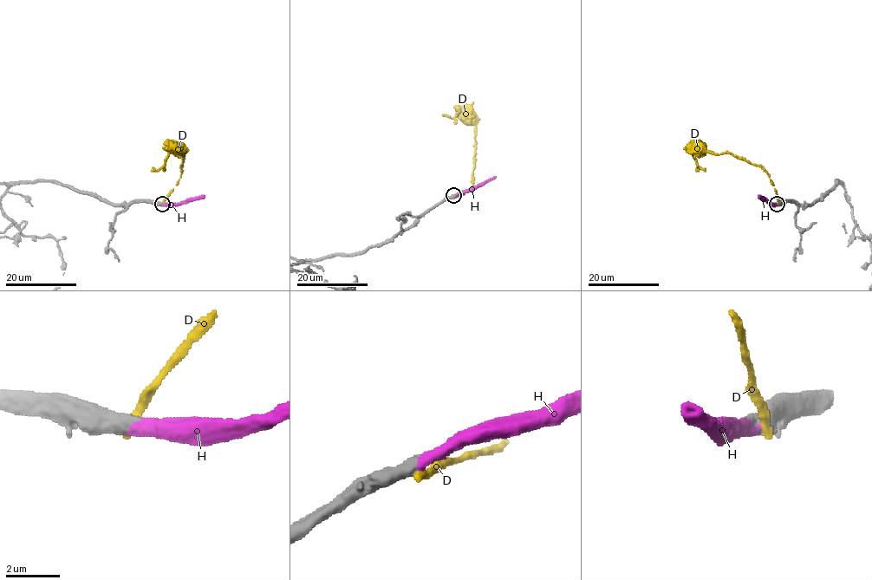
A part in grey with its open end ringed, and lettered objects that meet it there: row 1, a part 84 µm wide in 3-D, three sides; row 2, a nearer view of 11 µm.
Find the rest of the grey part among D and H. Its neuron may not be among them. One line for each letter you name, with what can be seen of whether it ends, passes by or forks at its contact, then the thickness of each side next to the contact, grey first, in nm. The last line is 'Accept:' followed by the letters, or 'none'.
H: it ends | 600/440 nm
Accept: H

